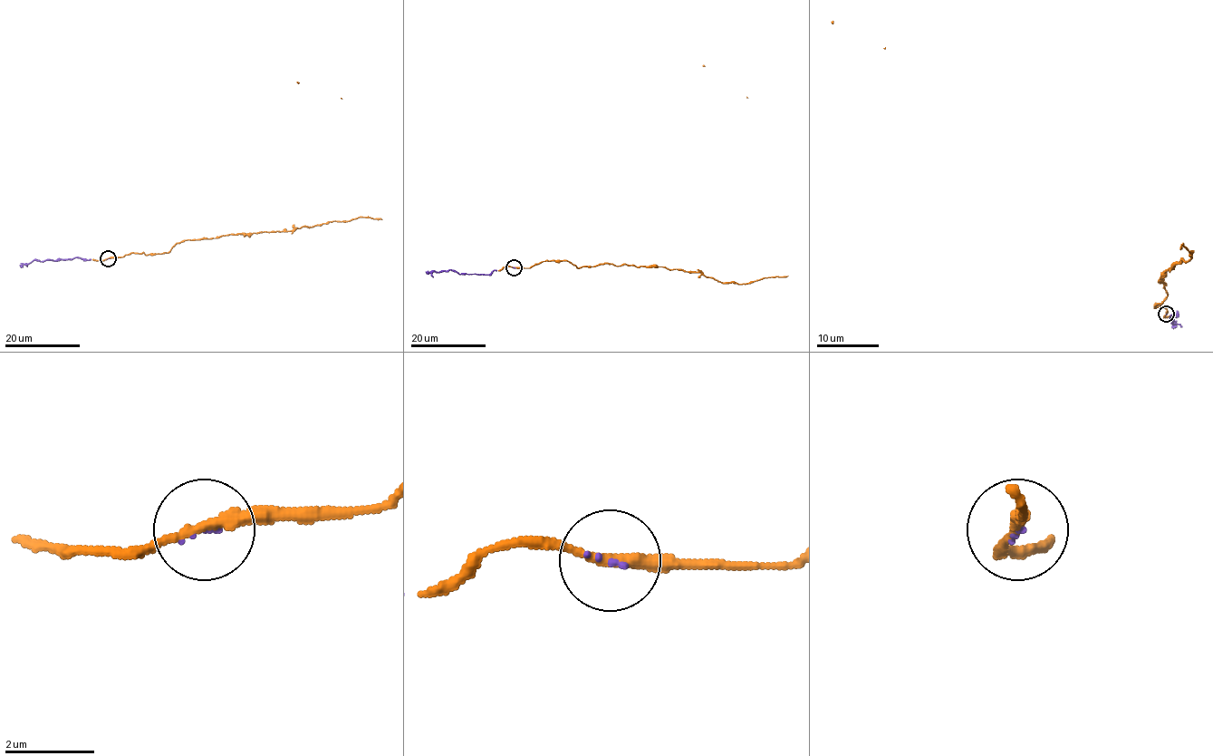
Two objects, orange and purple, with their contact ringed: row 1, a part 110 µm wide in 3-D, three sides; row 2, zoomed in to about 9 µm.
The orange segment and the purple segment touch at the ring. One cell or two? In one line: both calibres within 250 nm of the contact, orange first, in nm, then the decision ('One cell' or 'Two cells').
Thickness 240 nm (orange) against 60 nm. One cell

